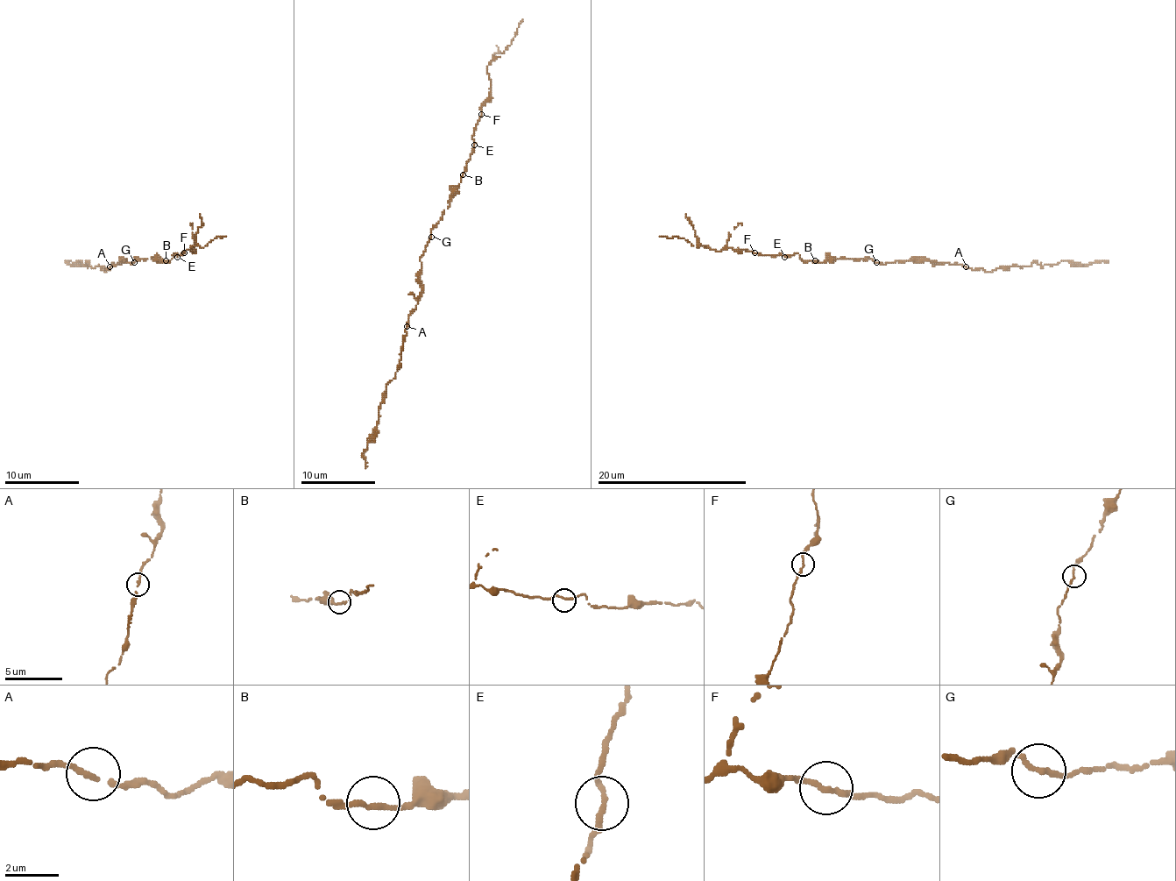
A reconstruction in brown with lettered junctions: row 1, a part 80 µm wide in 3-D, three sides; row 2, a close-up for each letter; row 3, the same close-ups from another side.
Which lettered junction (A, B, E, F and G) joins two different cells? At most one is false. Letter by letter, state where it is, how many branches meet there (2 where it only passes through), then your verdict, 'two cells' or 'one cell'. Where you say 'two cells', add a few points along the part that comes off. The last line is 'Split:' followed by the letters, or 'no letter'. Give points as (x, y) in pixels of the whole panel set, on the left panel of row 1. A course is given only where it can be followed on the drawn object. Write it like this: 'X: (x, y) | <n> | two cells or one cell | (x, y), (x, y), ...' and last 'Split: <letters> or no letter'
A: (109, 266) | 2 | one cell
B: (166, 260) | 2 | one cell
E: (177, 257) | 2 | one cell
F: (184, 252) | 2 | two cells | (185, 253), (194, 247), (192, 252), (190, 247), (203, 247), (215, 238), (226, 237)
G: (134, 262) | 2 | one cell
Split: F

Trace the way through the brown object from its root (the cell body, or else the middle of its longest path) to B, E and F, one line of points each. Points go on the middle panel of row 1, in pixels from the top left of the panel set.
B: (431, 237), (433, 227), (448, 209), (449, 197), (457, 189), (463, 174)
E: (431, 237), (433, 227), (448, 209), (449, 197), (461, 182), (474, 145)
F: (431, 237), (433, 227), (448, 209), (449, 197), (457, 189), (470, 159), (474, 146), (472, 135), (481, 115)

